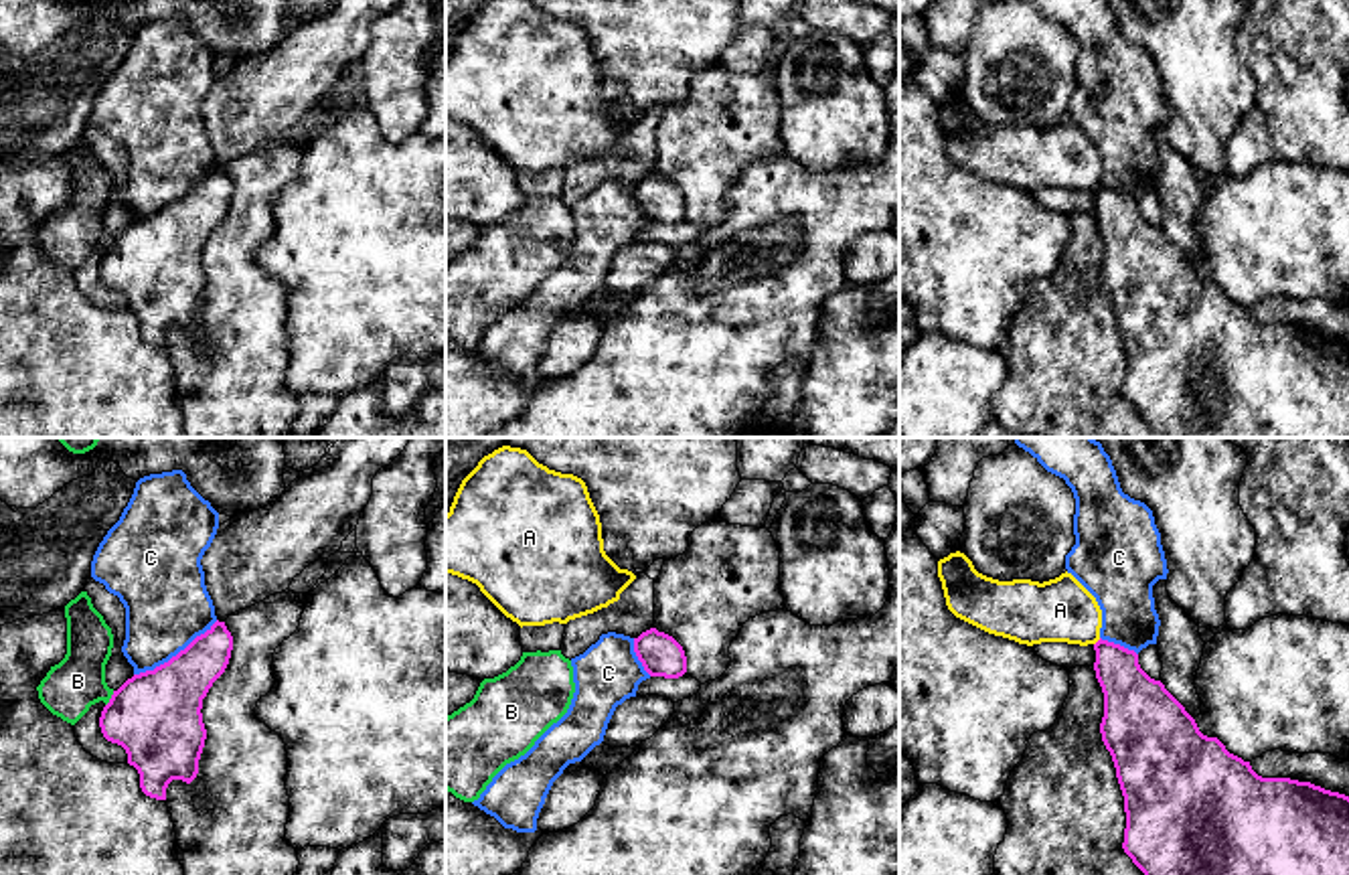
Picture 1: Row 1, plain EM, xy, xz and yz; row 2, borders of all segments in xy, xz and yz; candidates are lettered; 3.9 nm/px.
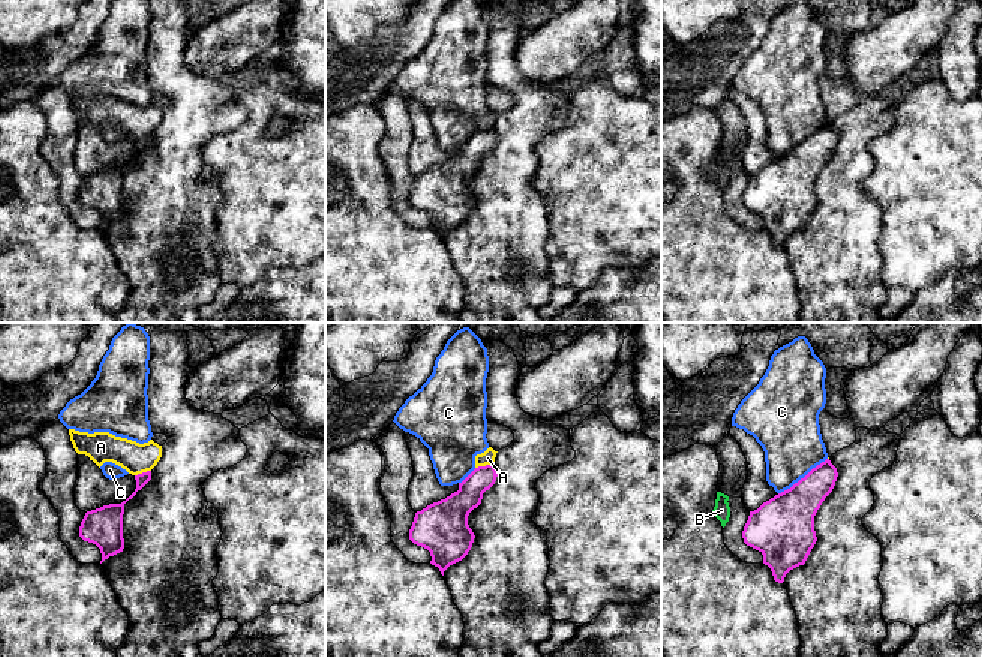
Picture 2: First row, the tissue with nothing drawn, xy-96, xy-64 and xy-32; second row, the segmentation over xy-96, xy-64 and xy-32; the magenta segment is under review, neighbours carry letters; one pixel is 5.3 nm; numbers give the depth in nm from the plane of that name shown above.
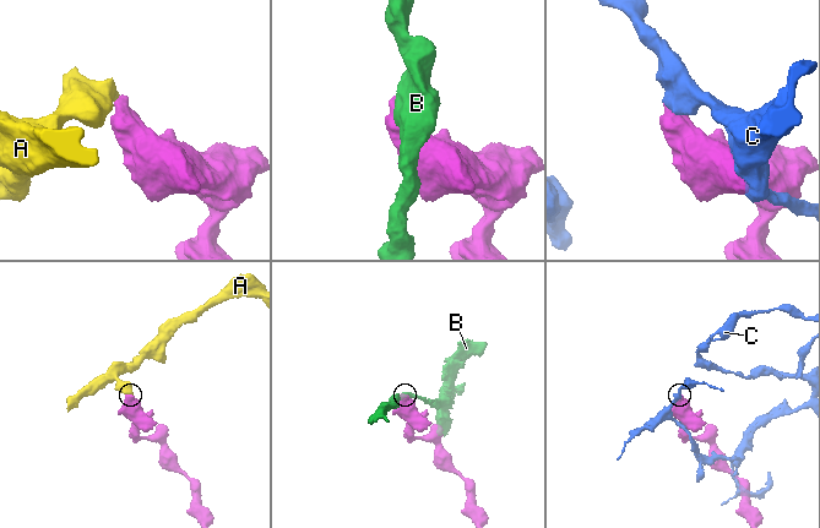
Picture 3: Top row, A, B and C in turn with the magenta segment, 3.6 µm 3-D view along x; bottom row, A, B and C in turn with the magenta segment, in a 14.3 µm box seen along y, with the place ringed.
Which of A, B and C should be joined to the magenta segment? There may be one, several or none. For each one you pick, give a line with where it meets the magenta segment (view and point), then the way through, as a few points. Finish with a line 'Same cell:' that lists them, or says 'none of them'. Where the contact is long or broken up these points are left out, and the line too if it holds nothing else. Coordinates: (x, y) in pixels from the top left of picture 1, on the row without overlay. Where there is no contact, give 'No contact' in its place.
Same cell: none of them

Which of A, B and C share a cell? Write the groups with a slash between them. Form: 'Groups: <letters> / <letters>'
Groups: A / B / C

